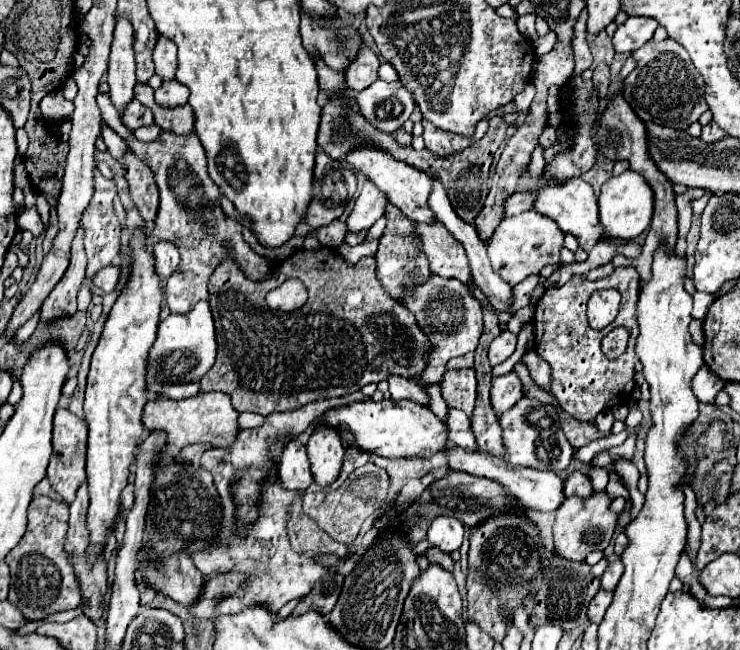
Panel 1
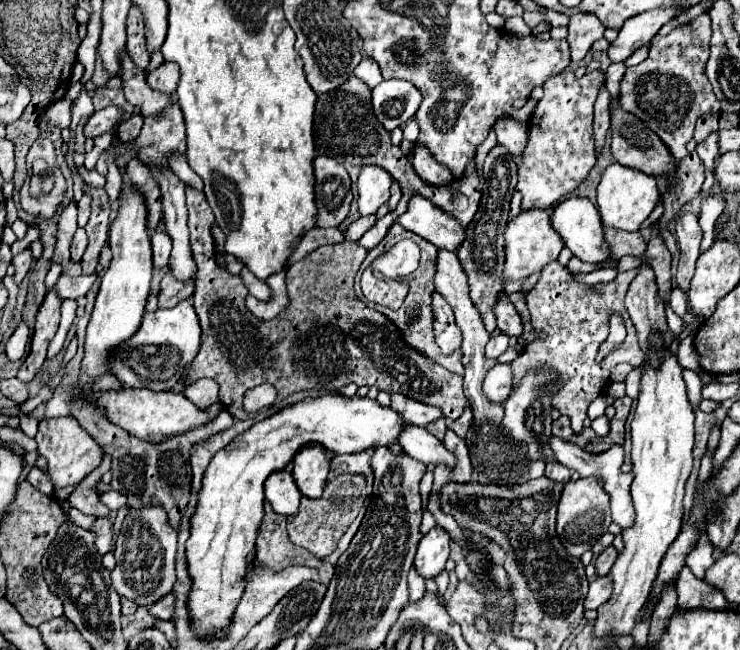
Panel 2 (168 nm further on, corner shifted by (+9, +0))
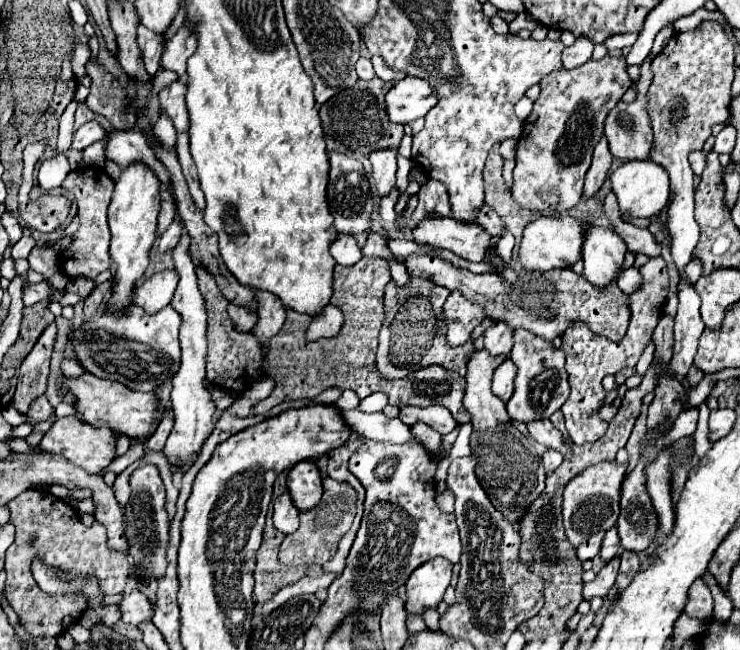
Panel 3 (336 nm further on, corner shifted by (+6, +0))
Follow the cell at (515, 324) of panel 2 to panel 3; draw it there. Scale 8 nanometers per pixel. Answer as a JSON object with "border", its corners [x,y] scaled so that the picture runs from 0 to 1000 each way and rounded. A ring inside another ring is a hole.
{"border":[[[697,505],[695,508],[695,535],[692,535],[689,548],[700,566],[700,578],[695,588],[695,606],[684,622],[689,643],[697,649],[705,649],[705,652],[743,643],[743,637],[751,634],[770,609],[768,575],[762,566],[759,538],[749,535],[746,526],[732,523],[730,517],[719,514],[716,508]]]}

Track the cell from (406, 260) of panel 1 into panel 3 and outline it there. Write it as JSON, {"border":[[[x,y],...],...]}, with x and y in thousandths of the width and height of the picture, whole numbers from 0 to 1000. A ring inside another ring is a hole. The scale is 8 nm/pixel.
{"border":[[[557,425],[541,449],[530,449],[527,458],[519,458],[519,502],[514,508],[511,532],[511,569],[516,569],[519,582],[532,578],[532,563],[559,569],[581,560],[600,563],[603,569],[614,569],[622,578],[630,575],[630,545],[635,545],[635,529],[619,535],[603,532],[603,495],[597,471],[605,452],[605,443],[578,428]]]}

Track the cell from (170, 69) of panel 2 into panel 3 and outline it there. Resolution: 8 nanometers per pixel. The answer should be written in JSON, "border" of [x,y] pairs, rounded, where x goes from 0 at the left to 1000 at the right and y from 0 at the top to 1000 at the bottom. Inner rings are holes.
{"border":[[[246,40],[235,52],[235,58],[222,68],[216,102],[238,111],[241,120],[246,120],[251,114],[251,89],[257,89],[257,83],[262,83],[262,77],[265,77],[262,52],[257,52],[257,46],[251,40]]]}

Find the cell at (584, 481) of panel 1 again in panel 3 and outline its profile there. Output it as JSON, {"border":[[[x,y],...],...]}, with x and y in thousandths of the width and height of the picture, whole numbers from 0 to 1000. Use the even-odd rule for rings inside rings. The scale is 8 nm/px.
{"border":[[[741,692],[735,702],[732,702],[732,714],[735,714],[735,723],[738,723],[738,729],[743,729],[746,723],[751,723],[757,714],[759,714],[759,698],[754,698],[754,695],[749,695],[749,692]]]}

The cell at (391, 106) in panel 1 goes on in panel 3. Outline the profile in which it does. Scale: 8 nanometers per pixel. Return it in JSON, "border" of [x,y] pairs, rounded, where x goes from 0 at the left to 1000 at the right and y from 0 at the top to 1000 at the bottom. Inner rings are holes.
{"border":[[[549,117],[535,126],[522,145],[522,172],[527,188],[554,191],[573,178],[589,160],[589,148],[576,123]]]}

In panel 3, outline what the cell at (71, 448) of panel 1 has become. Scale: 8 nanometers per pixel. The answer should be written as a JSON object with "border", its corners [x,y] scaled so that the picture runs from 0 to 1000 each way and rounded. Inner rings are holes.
{"border":[[[86,640],[73,649],[73,655],[57,671],[51,686],[62,695],[84,698],[89,708],[100,711],[103,717],[114,720],[122,729],[132,729],[151,711],[154,695],[157,695],[157,674],[154,674],[151,662],[146,662],[146,658],[127,658],[122,652],[108,649],[103,640]]]}

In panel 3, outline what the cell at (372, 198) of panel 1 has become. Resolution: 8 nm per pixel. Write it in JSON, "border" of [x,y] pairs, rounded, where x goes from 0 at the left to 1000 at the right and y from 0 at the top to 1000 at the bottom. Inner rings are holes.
{"border":[[[511,231],[500,237],[500,249],[503,249],[503,277],[508,283],[511,302],[519,305],[532,289],[535,231]]]}

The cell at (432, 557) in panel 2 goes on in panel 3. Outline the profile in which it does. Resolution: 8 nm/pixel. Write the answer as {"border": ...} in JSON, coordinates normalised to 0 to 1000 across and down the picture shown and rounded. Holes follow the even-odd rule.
{"border":[[[584,858],[565,871],[549,895],[549,938],[568,945],[570,935],[589,935],[611,892],[611,868],[603,858]]]}

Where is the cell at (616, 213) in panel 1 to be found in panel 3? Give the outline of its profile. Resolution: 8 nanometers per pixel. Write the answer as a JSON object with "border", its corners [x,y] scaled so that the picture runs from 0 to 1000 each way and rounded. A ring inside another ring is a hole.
{"border":[[[854,246],[854,249],[838,252],[824,268],[824,289],[835,305],[838,329],[851,329],[854,335],[889,332],[903,314],[903,302],[905,302],[905,280],[903,280],[900,262],[895,262],[895,255],[878,246]]]}

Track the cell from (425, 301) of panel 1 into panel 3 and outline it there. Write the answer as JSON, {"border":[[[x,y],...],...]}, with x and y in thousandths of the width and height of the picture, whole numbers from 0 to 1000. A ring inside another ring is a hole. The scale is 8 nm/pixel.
{"border":[[[608,449],[600,468],[600,489],[605,498],[603,529],[616,535],[635,523],[638,508],[657,489],[654,477],[638,465],[632,465],[622,449]]]}

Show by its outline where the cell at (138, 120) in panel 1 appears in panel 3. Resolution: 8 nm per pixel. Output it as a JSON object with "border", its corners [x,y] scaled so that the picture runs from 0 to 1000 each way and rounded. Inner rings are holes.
{"border":[[[122,185],[122,188],[111,191],[111,194],[103,200],[100,215],[97,215],[97,228],[103,228],[103,231],[114,231],[116,225],[122,225],[122,222],[138,215],[141,209],[143,209],[141,194],[138,194],[135,188],[130,188],[130,185]]]}

